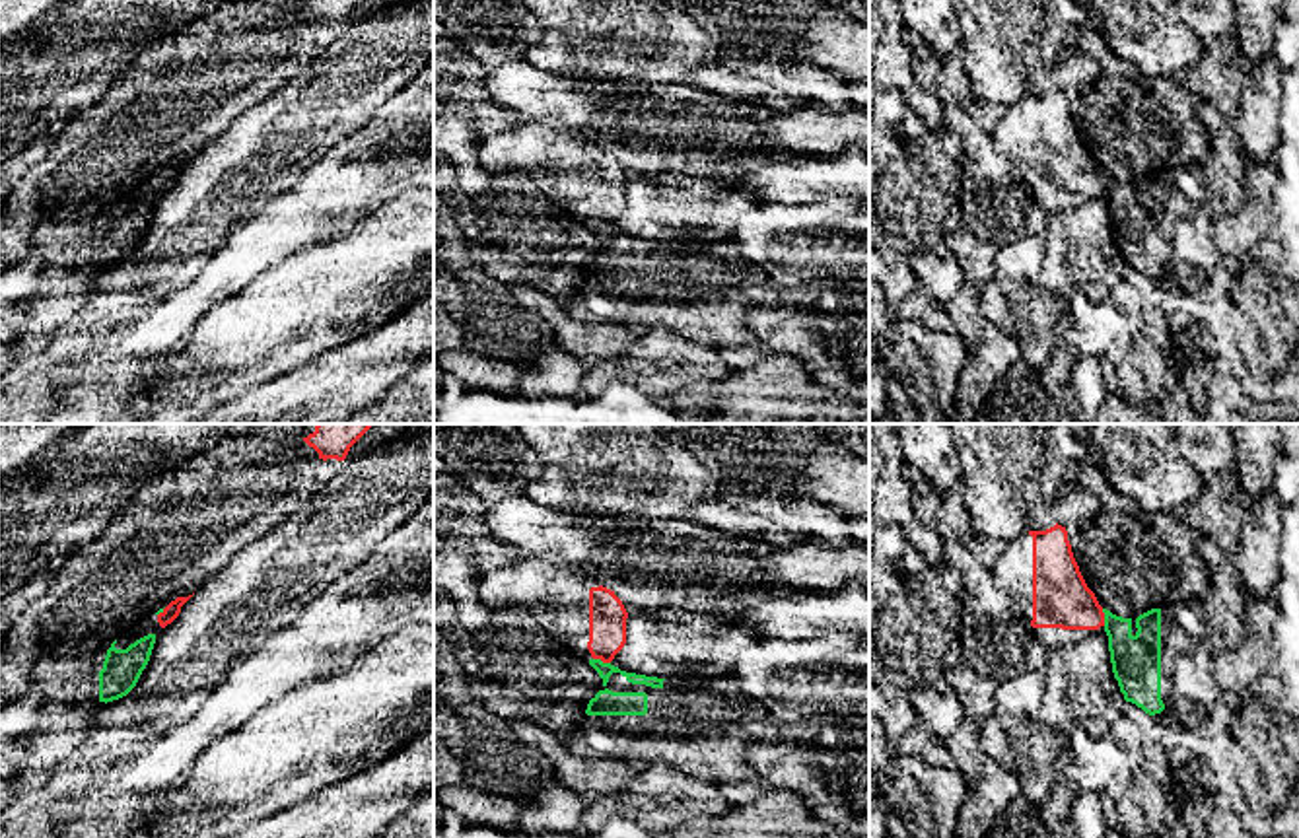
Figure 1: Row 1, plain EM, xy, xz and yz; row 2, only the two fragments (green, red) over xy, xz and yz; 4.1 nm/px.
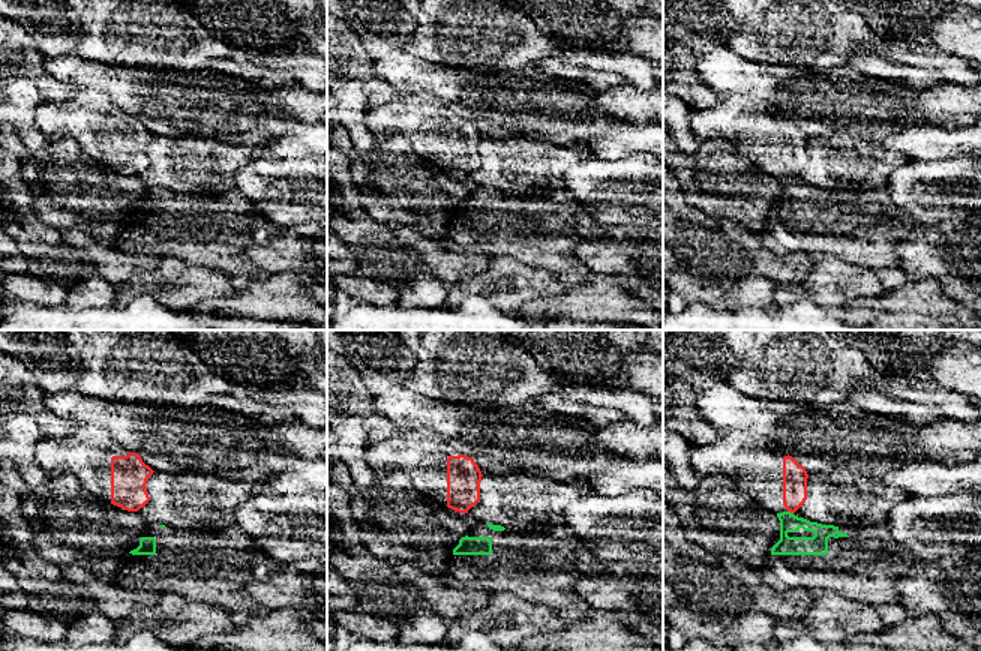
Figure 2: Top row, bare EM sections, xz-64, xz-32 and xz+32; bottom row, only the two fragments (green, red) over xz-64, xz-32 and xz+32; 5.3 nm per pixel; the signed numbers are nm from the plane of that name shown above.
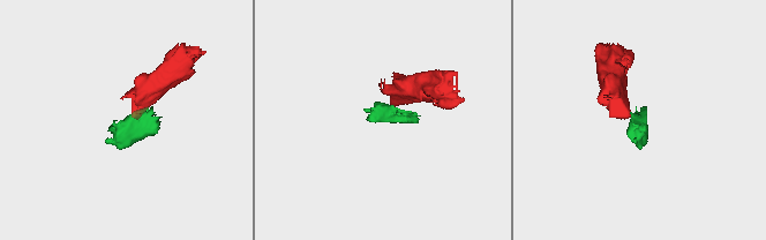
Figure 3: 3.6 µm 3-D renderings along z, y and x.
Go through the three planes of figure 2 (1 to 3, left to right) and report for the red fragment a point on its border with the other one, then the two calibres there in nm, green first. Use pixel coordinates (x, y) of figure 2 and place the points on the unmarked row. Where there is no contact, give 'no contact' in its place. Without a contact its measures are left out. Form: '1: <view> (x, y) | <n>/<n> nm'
1: no contact
2: no contact
3: xz+32 (789, 176) | 110/130 nm

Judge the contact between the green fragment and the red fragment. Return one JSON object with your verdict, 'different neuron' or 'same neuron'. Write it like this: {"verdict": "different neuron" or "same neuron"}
{"verdict": "different neuron"}

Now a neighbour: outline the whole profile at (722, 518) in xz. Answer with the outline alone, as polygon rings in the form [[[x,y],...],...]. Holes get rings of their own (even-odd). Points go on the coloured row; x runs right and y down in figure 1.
[[[727,504],[694,506],[686,511],[685,519],[725,535],[758,539],[774,548],[790,548],[811,539],[811,535],[786,531],[780,523],[735,509]]]

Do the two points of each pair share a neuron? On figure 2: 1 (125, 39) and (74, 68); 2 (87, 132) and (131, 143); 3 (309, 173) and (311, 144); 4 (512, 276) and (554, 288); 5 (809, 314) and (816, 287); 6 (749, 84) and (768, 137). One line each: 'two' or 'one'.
1: two
2: one
3: two
4: one
5: two
6: two

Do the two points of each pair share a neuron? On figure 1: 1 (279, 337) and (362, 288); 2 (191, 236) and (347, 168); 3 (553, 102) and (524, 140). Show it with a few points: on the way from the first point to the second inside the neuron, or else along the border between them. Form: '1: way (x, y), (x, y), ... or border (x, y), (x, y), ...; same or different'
1: way (300, 315), (317, 298), (341, 288); same
2: border (349, 137), (339, 140), (312, 166); different
3: border (524, 117), (545, 121); different

